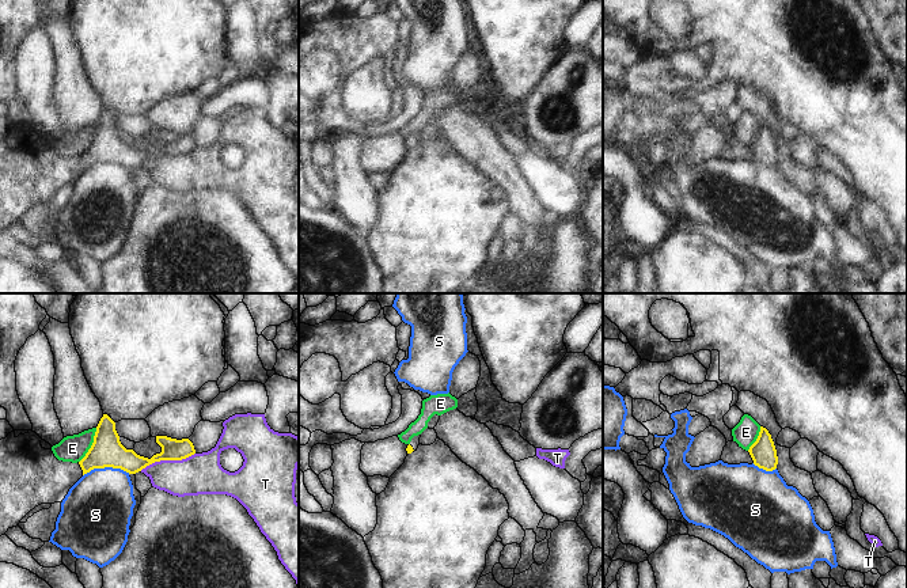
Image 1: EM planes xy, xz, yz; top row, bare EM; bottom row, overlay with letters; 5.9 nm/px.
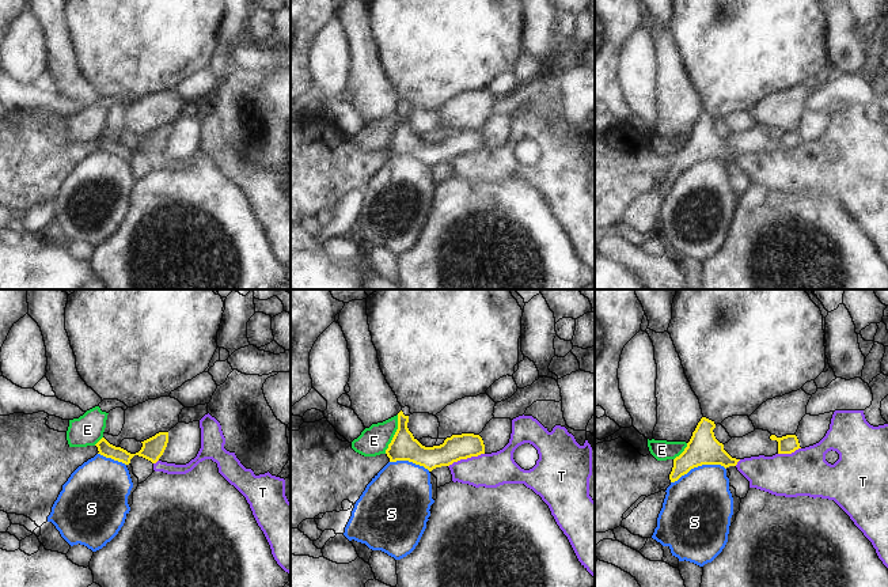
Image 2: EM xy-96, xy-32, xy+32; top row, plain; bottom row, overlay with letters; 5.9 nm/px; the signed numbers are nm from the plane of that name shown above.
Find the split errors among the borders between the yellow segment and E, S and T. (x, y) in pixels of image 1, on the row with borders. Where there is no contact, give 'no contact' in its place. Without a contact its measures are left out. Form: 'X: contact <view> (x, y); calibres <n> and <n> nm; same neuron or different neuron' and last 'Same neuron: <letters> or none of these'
E: contact xy (91, 446); calibres 190 and 160 nm; different neuron
S: contact xy (106, 466); calibres 190 and 400 nm; different neuron
T: contact xy (167, 459); calibres 130 and 240 nm; different neuron
Same neuron: none of these

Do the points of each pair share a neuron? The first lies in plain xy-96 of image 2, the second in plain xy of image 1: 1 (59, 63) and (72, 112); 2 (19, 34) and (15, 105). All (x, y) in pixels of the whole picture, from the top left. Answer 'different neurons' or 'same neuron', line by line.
1: same neuron
2: different neurons

